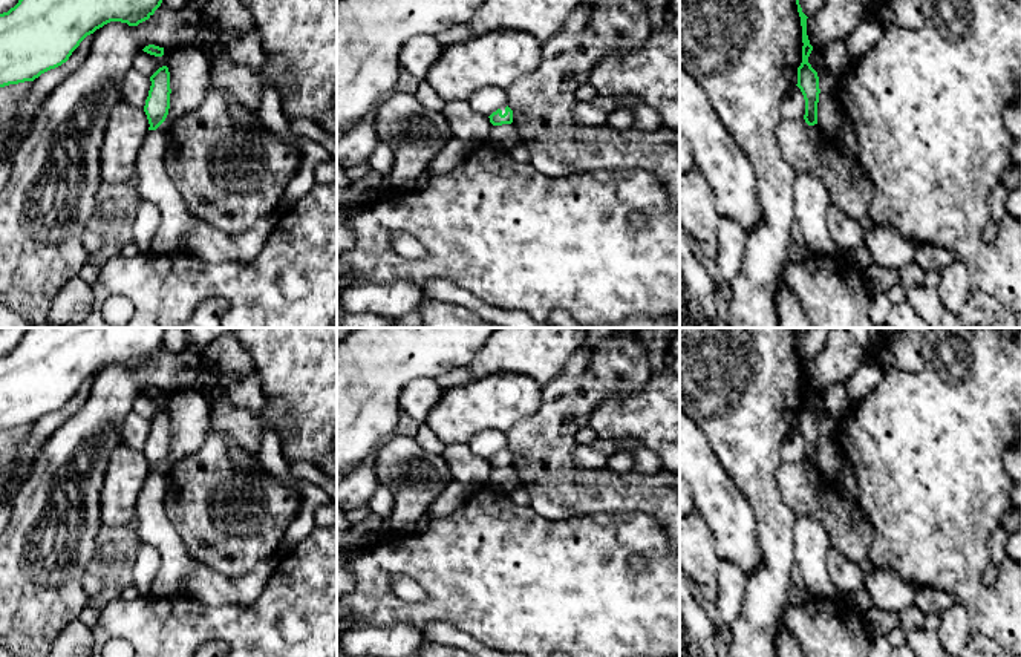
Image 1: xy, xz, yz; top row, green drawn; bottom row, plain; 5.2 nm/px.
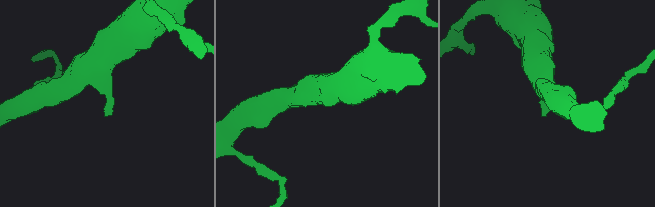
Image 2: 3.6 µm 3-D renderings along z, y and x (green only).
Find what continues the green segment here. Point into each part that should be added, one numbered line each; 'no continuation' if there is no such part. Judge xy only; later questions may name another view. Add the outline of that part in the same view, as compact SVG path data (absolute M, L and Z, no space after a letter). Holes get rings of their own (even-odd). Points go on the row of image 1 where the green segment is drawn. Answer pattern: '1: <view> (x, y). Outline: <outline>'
1: xy (155, 186). Outline: M148 130L136 158L138 194L152 202L162 216L162 222L150 245L150 251L156 254L179 251L181 237L202 222L188 211L167 175L167 139L167 130Z

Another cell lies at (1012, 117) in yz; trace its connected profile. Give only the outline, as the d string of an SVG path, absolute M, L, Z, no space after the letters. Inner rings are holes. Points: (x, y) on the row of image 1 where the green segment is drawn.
M1015 101L1004 112L1004 127L1015 138L1021 138L1021 103Z

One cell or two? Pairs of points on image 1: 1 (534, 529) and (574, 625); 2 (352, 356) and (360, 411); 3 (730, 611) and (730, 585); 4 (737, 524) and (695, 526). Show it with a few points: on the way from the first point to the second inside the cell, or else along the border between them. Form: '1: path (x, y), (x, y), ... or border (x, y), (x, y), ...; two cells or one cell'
1: path (534, 553), (534, 565), (570, 601); one cell
2: path (352, 369), (352, 397); one cell
3: path (730, 605), (730, 591); one cell
4: border (695, 510), (707, 526), (720, 559); two cells

